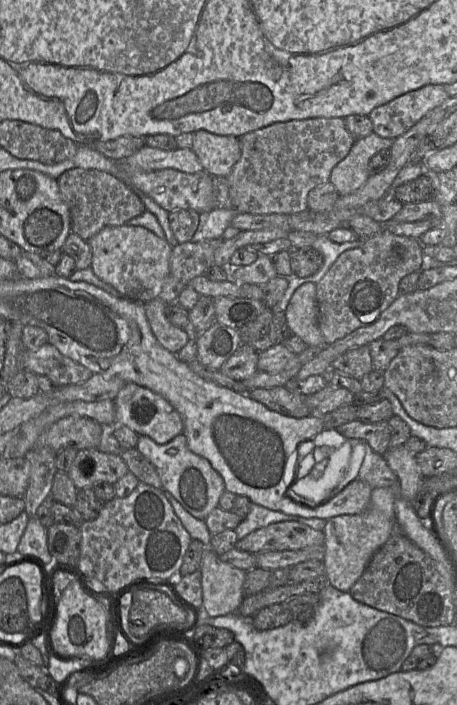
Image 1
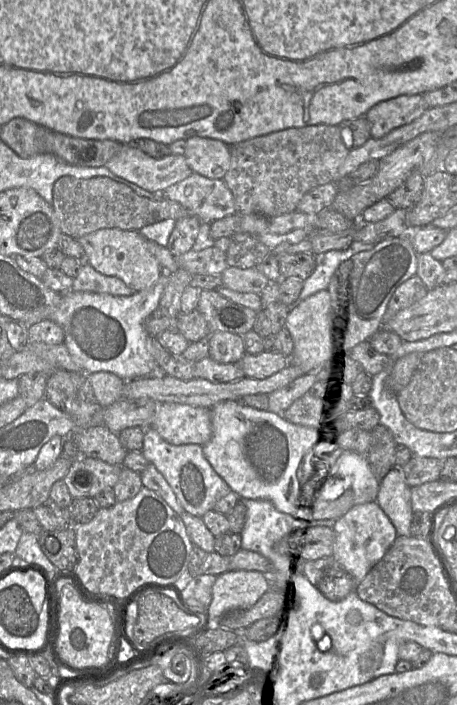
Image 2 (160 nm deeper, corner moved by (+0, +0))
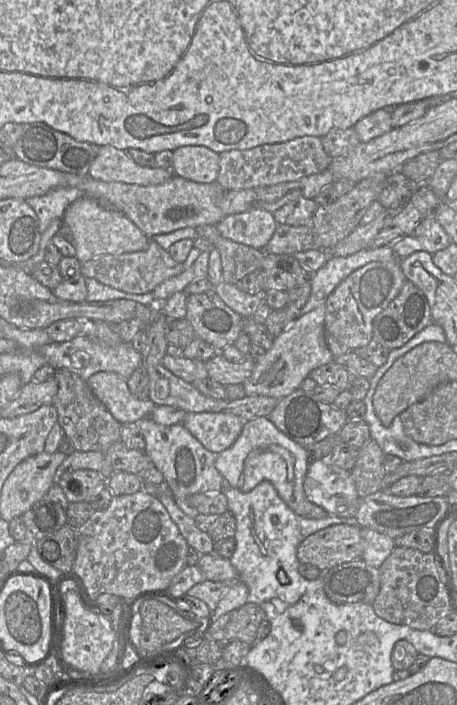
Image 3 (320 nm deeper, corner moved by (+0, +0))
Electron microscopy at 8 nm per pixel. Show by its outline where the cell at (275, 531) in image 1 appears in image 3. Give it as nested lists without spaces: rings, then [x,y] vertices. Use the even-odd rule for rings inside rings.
[[[354,522],[332,525],[306,537],[297,548],[297,558],[320,571],[361,559],[363,540],[361,527]]]

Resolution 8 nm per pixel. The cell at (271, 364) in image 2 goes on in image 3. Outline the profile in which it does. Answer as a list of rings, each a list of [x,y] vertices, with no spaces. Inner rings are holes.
[[[220,351],[205,362],[208,377],[224,386],[230,384],[242,384],[252,372],[254,360],[245,357],[242,362],[228,361]]]

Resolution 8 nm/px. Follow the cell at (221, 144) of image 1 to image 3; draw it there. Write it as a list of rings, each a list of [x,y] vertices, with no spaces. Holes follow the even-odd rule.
[[[201,145],[181,146],[172,152],[173,175],[202,184],[217,180],[220,158],[217,152]]]

